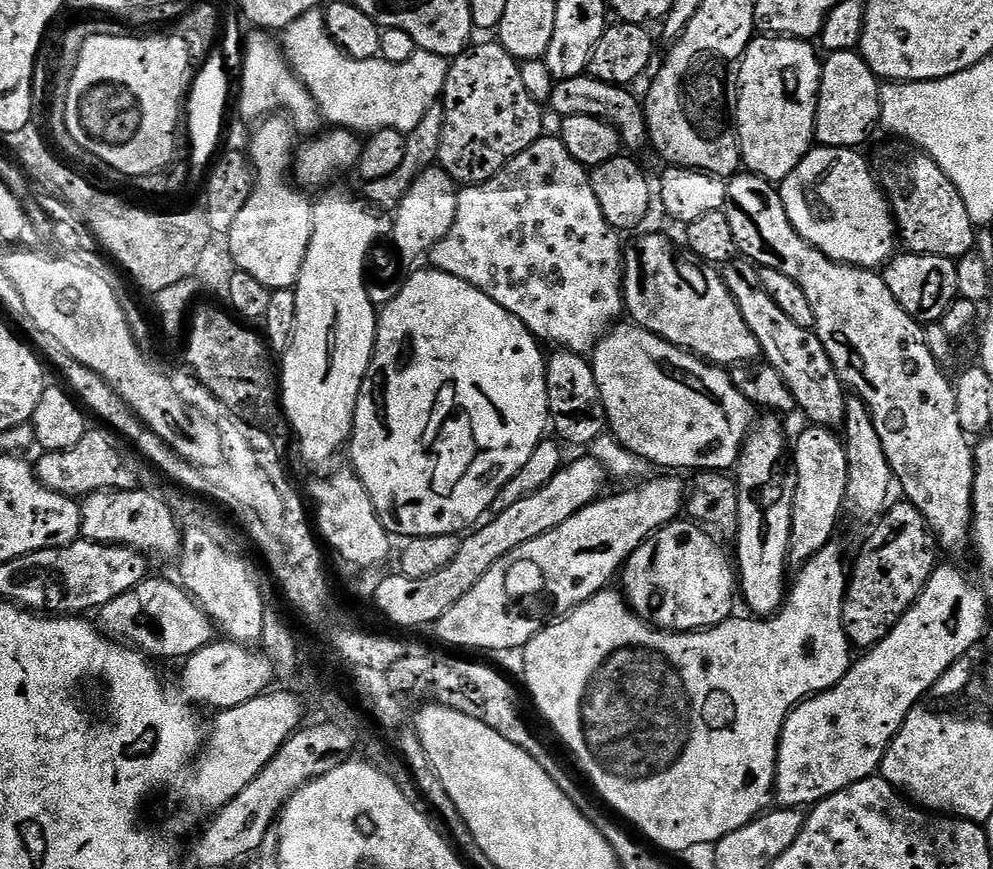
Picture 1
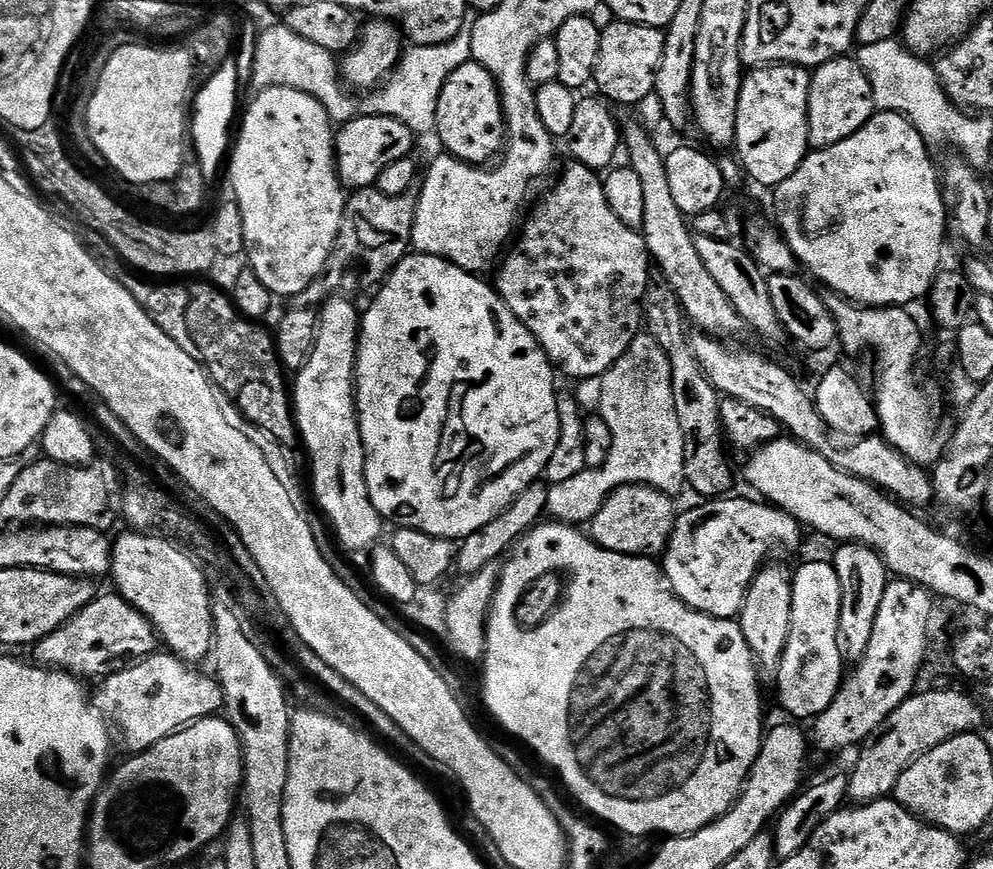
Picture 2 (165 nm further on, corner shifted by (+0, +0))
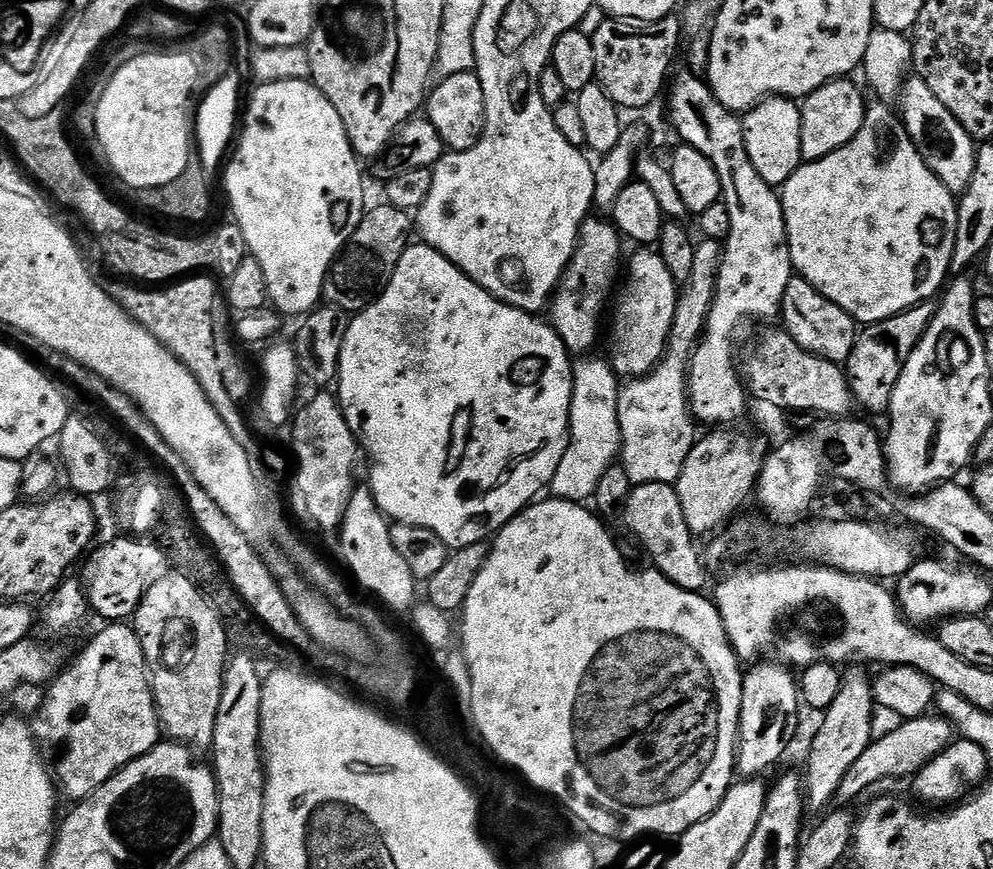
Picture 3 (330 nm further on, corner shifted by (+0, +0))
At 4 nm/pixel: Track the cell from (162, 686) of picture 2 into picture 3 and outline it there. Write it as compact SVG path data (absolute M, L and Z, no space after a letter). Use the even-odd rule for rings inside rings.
M112 622L85 646L76 661L47 685L44 705L31 721L32 734L41 749L52 748L50 764L54 769L58 788L79 802L93 796L115 772L121 772L130 762L142 758L162 740L160 716L152 697L152 681L148 675L148 663L142 646L136 637L135 627L124 622Z

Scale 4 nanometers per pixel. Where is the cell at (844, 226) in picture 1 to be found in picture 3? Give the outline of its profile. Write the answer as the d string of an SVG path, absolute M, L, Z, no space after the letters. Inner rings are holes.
M876 102L873 108L871 105L864 113L862 130L858 130L858 134L849 144L834 150L834 154L826 154L826 158L821 160L809 160L801 163L800 169L782 186L780 192L780 205L784 211L793 269L806 282L814 285L826 298L830 298L830 302L842 306L842 310L846 310L846 314L850 314L864 326L877 324L886 318L897 316L899 312L915 308L917 304L931 301L945 287L950 276L954 234L956 233L957 197L926 166L919 150L908 137L901 117L893 109L892 113L888 108L891 107L884 102Z

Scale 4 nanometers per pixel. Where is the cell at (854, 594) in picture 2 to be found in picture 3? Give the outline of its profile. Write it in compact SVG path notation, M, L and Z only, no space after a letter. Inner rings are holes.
M852 666L841 678L840 684L835 689L830 703L823 713L824 721L812 740L812 749L808 752L808 773L803 773L804 798L809 809L824 808L835 801L836 791L846 770L854 766L855 760L861 756L862 750L871 744L874 739L872 732L873 703L873 677L867 676L865 669L860 666Z

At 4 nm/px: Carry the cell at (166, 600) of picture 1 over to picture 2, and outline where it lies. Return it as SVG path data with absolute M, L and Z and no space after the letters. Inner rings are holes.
M119 594L97 595L78 614L71 616L58 630L46 634L34 645L37 665L71 672L73 676L107 678L114 672L145 656L153 655L158 648L156 630L137 608L130 606Z

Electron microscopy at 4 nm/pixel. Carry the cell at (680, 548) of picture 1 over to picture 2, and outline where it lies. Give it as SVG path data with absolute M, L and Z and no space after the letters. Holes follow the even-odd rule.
M737 494L727 498L712 498L700 502L697 508L689 512L682 511L675 517L672 536L668 547L662 553L662 575L668 582L672 593L696 612L704 612L719 620L730 620L739 617L748 587L757 572L764 567L771 552L779 548L796 548L800 544L802 526L790 514L767 502L743 500Z

